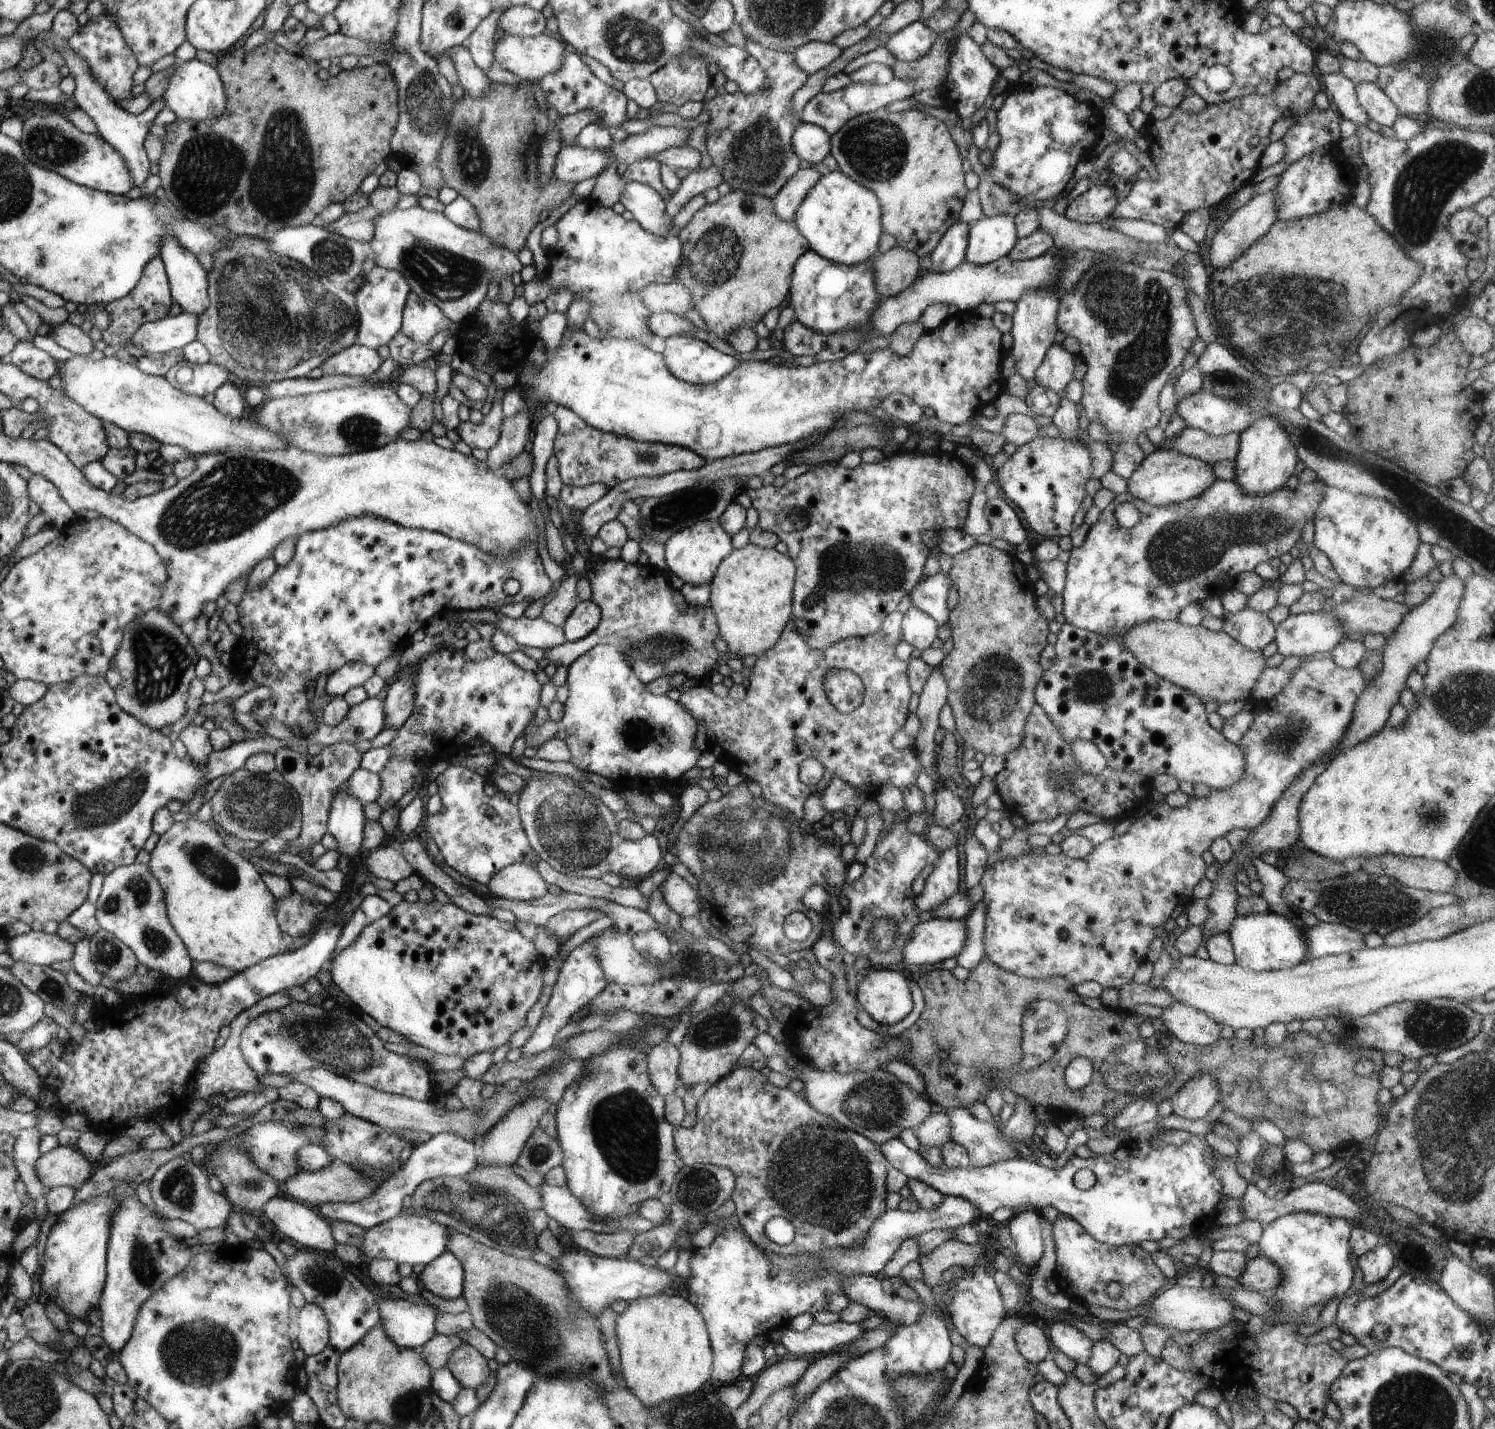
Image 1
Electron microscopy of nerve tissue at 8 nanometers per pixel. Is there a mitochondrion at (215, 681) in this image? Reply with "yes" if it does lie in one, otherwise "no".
no

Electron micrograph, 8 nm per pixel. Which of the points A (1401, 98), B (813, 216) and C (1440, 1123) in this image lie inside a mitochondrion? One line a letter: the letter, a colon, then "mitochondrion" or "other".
A: other
B: other
C: mitochondrion

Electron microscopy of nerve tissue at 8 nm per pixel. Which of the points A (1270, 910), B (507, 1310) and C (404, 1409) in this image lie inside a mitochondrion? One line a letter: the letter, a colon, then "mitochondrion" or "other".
A: other
B: mitochondrion
C: mitochondrion

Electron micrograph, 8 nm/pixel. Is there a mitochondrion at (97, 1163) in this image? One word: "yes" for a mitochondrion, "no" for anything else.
no

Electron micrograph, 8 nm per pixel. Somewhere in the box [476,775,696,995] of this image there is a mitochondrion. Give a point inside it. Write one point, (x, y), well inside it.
(572, 831)

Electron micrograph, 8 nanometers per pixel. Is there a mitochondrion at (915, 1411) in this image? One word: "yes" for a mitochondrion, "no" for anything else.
yes

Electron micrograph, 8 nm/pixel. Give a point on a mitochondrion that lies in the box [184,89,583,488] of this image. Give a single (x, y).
(269, 318)

